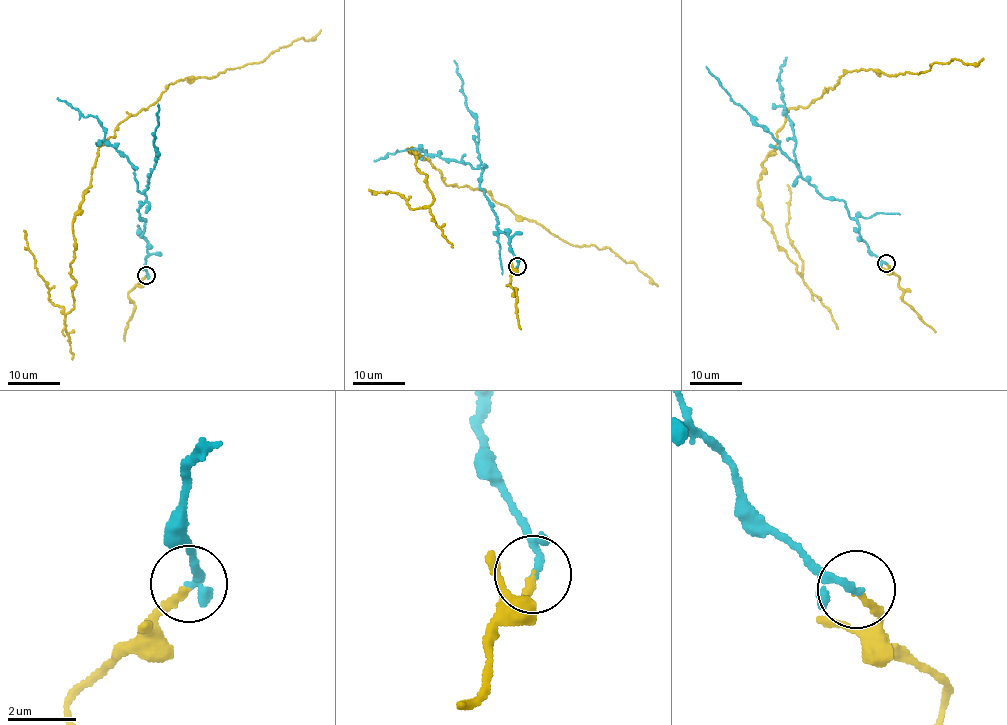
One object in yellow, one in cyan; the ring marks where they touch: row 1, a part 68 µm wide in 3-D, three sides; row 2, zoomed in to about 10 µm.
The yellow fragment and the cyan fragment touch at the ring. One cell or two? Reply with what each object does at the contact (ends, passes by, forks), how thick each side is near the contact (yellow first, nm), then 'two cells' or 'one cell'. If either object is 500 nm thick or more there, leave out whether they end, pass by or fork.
yellow ends there; cyan passes by; 200 nm thick on the yellow side, 160 nm on the other; one cell

